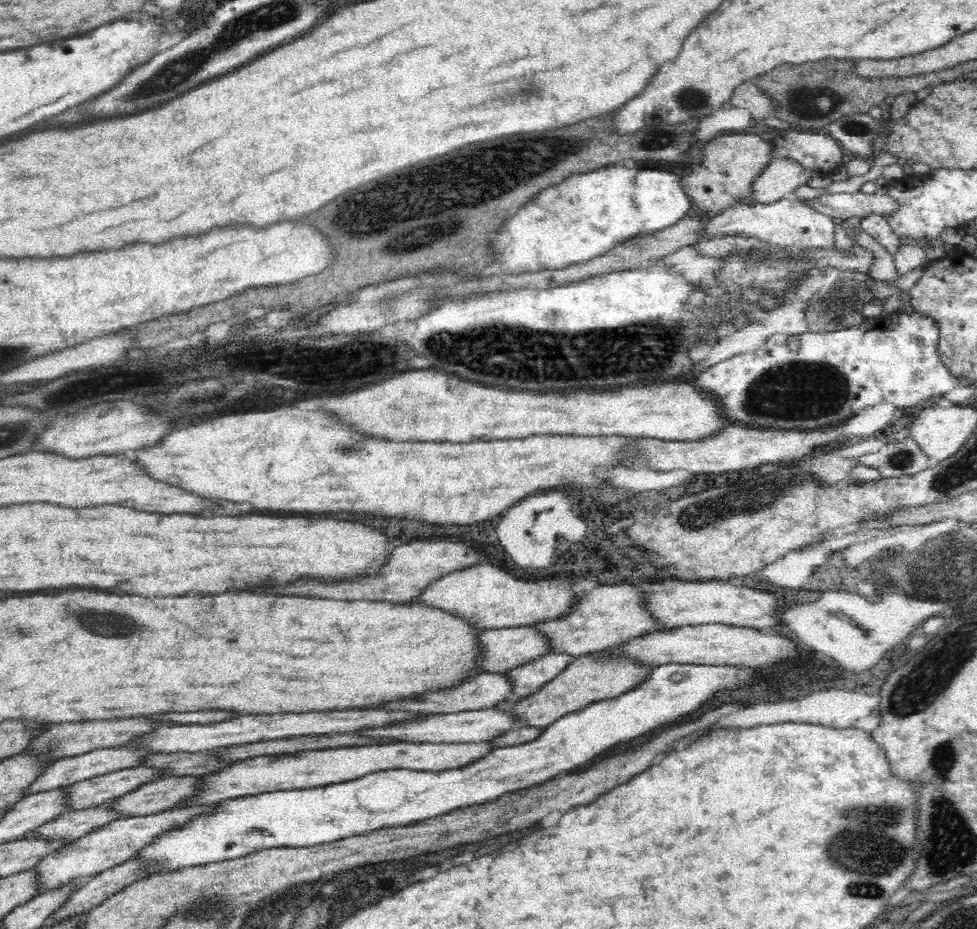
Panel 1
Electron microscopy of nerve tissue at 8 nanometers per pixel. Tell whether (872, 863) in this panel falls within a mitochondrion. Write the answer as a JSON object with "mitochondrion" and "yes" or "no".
{"mitochondrion":"yes"}

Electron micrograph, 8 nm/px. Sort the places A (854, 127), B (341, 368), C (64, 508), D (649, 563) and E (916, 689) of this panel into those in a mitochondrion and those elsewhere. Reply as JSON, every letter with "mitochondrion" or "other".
{"A":"mitochondrion","B":"mitochondrion","C":"other","D":"other","E":"mitochondrion"}

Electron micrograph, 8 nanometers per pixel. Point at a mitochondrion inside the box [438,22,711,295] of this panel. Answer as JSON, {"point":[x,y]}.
{"point":[523,91]}

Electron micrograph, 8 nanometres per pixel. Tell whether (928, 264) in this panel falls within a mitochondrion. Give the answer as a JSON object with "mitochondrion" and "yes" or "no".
{"mitochondrion":"no"}

